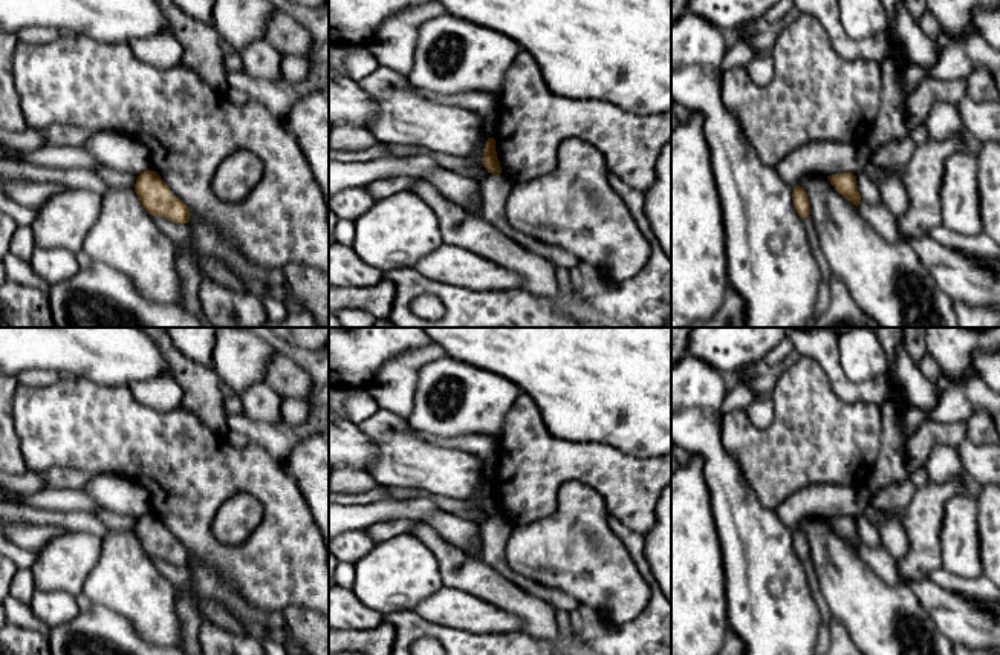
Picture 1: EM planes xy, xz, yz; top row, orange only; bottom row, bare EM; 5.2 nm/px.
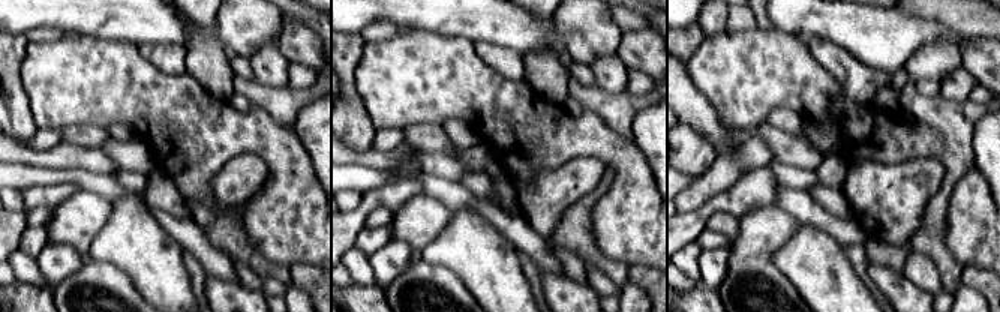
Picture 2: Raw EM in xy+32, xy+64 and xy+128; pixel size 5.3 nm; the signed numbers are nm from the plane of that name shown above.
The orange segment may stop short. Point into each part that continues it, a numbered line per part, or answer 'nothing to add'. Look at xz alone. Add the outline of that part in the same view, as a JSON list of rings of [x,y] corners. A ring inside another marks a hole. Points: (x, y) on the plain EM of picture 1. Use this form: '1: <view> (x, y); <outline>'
nothing to add

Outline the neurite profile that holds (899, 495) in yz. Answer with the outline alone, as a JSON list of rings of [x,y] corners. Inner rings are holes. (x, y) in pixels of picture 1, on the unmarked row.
[[[905,479],[872,494],[870,503],[882,511],[907,508],[916,488],[910,479]]]

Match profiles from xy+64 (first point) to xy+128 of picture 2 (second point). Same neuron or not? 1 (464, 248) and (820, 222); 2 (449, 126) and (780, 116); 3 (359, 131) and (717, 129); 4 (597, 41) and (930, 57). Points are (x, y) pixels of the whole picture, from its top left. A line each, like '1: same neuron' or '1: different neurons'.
1: different neurons
2: same neuron
3: different neurons
4: same neuron

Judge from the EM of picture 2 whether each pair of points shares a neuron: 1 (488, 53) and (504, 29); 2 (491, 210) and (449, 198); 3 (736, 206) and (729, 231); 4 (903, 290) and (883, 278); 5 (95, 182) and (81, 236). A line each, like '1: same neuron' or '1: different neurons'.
1: different neurons
2: same neuron
3: different neurons
4: same neuron
5: different neurons

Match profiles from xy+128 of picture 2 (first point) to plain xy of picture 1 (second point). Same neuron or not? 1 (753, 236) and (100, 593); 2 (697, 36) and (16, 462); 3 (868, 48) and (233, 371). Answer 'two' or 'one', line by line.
1: two
2: one
3: two

